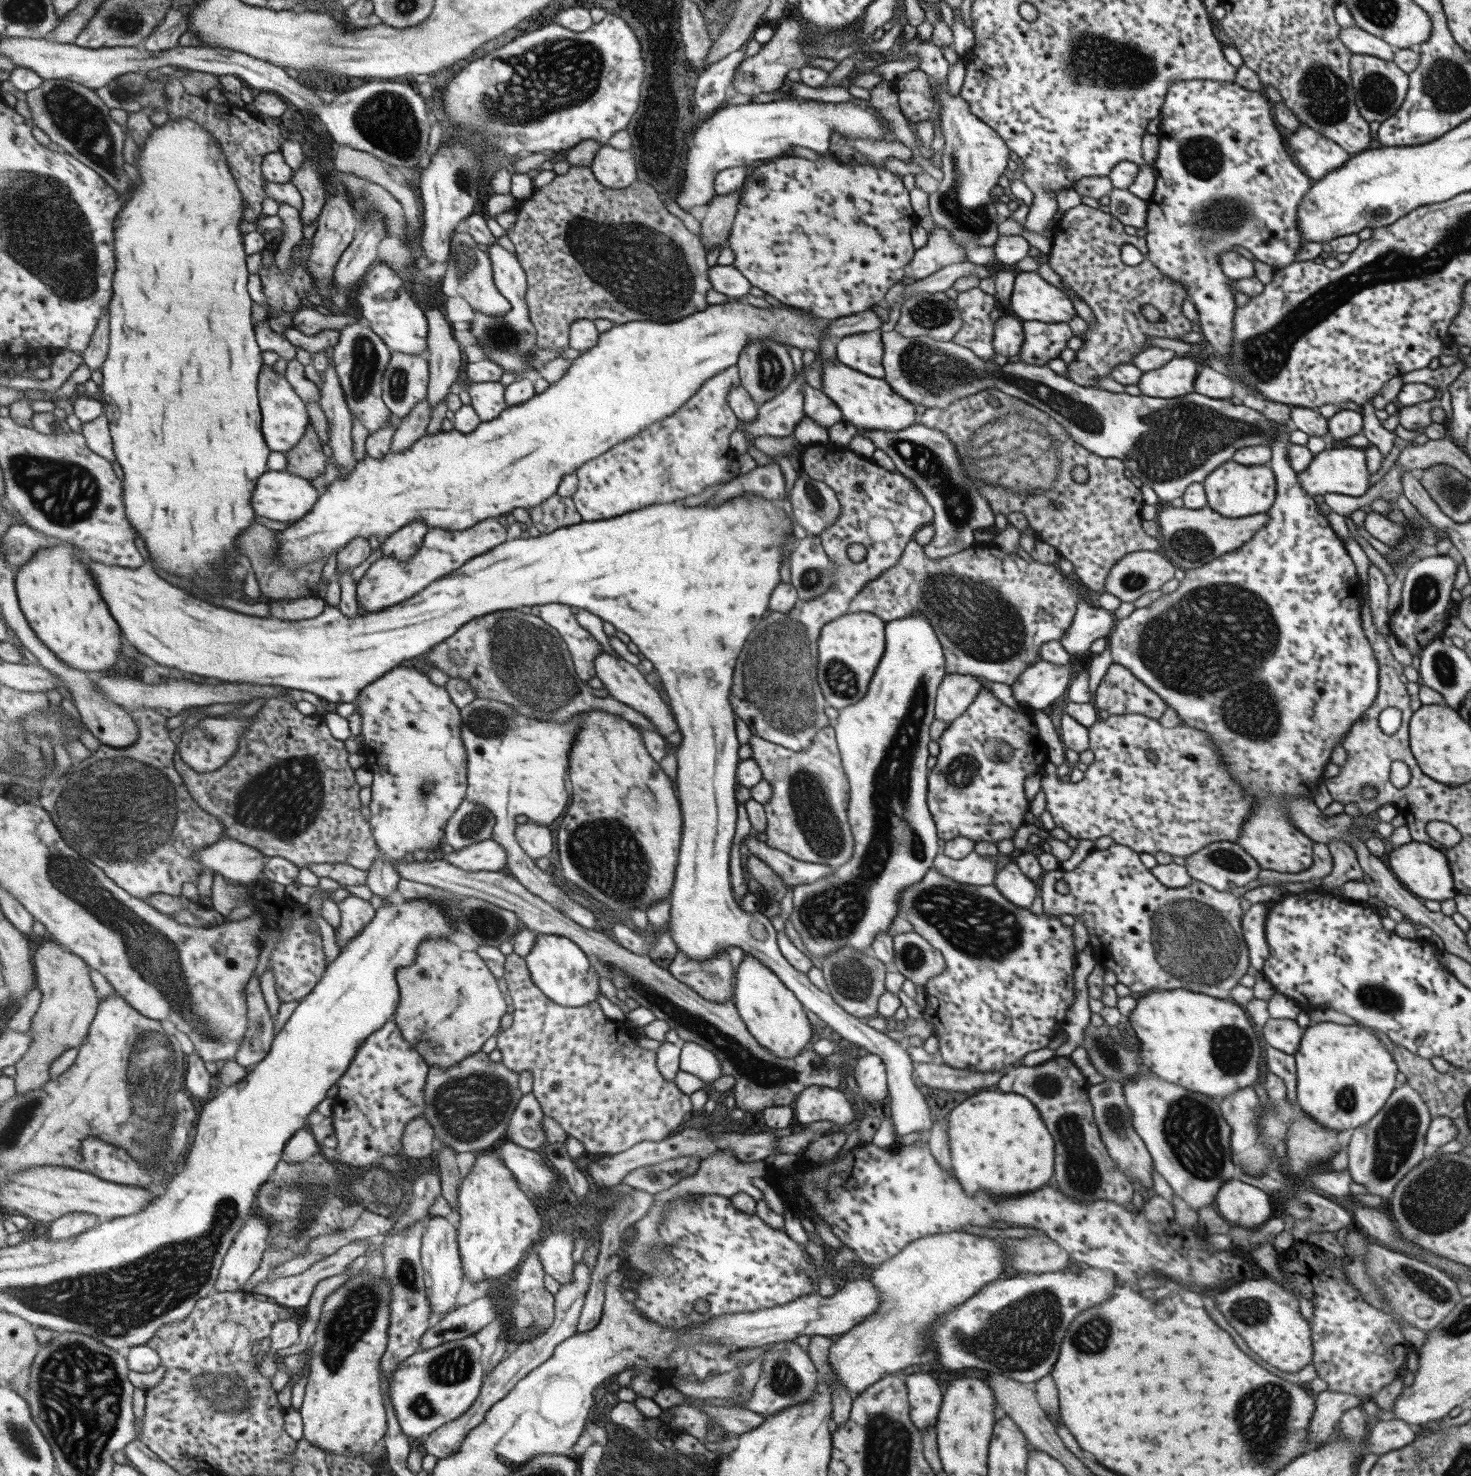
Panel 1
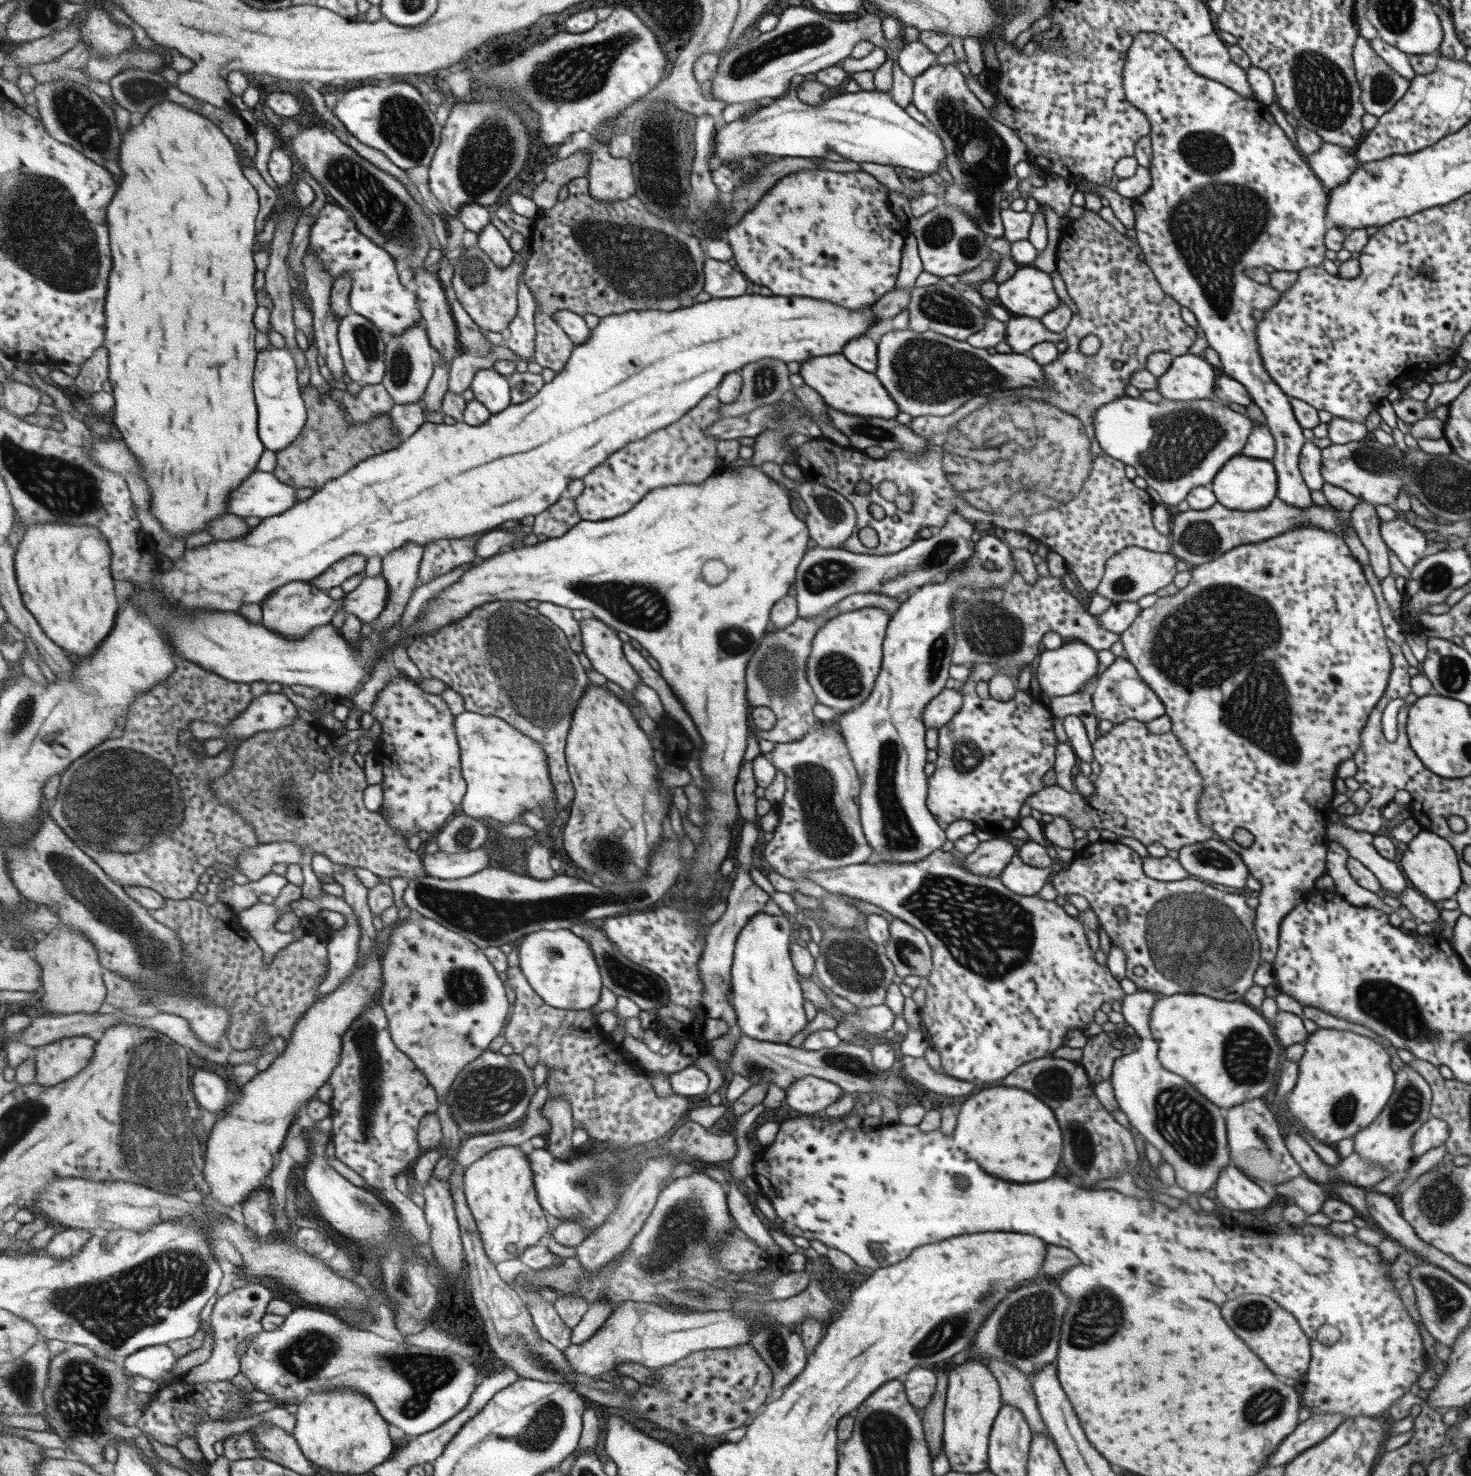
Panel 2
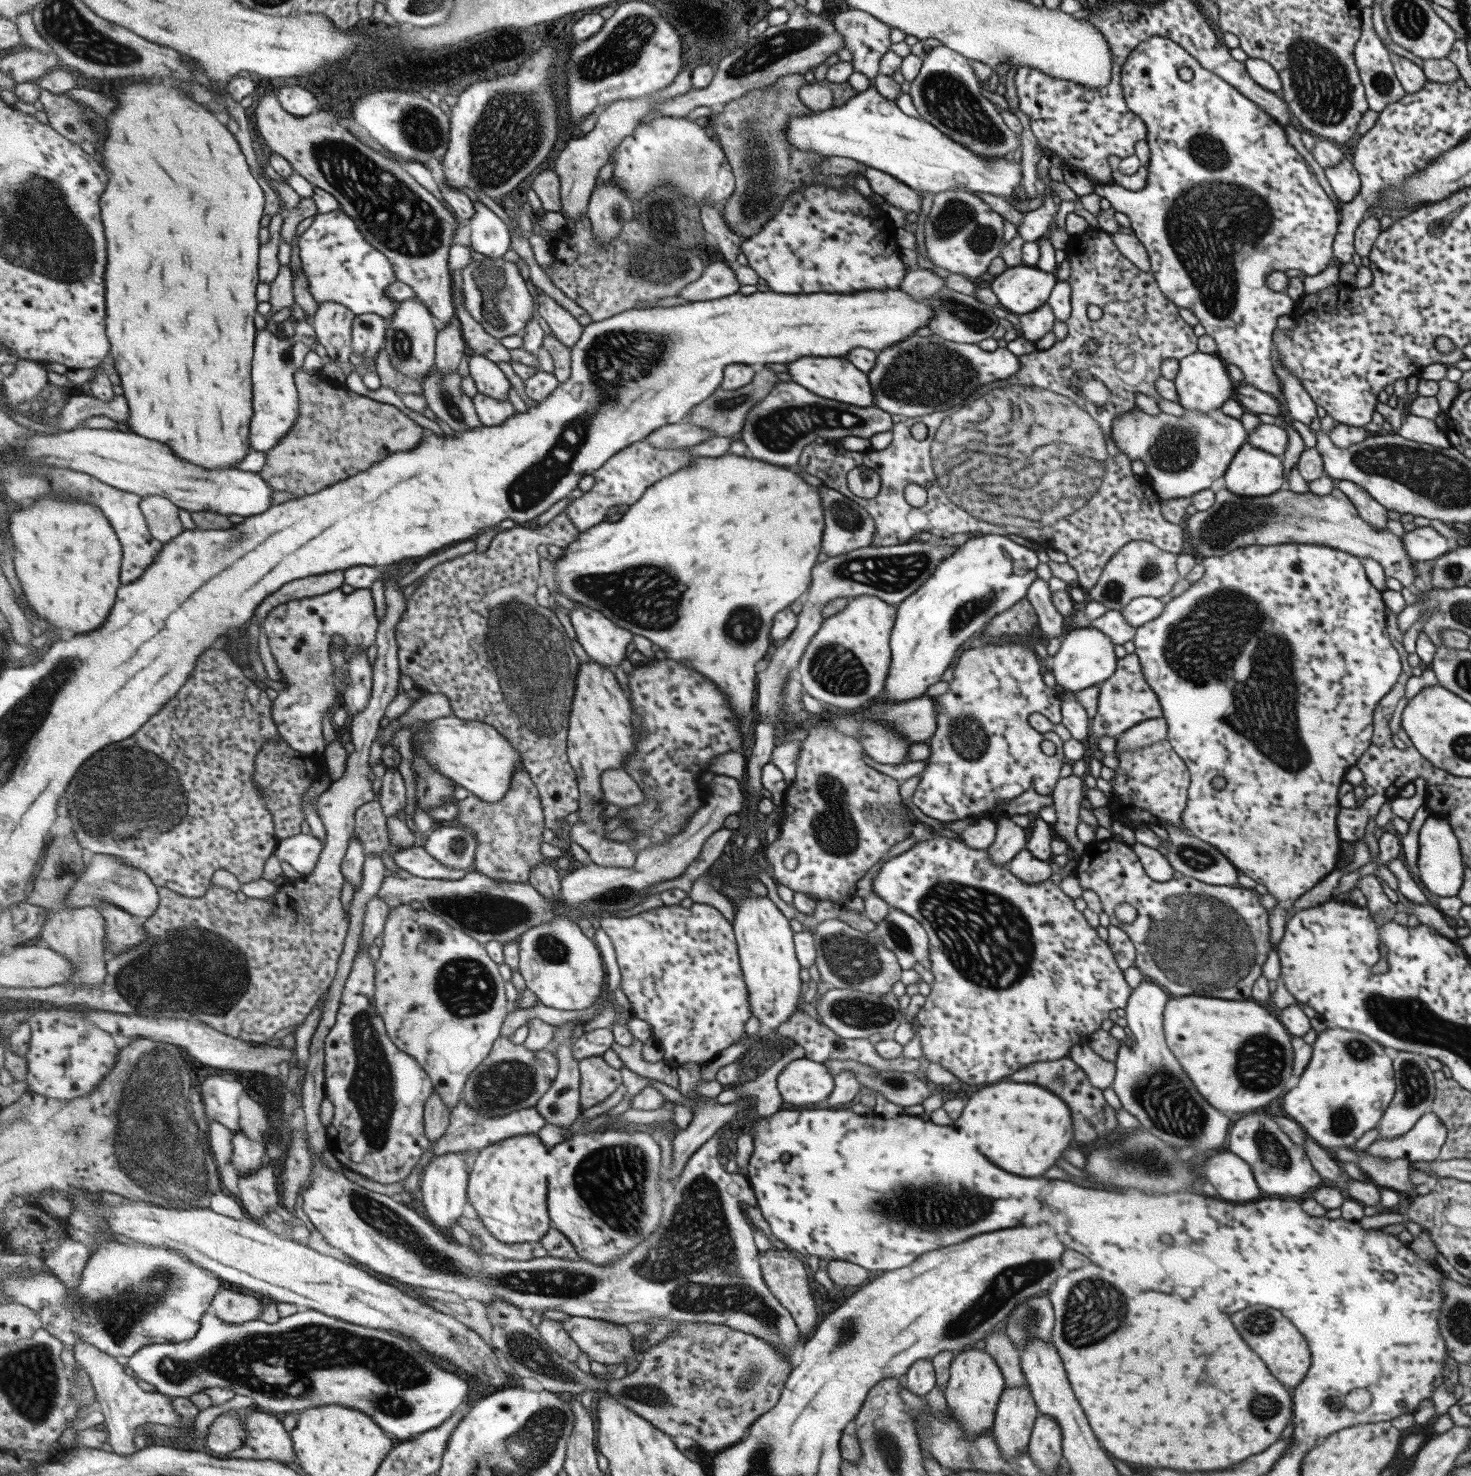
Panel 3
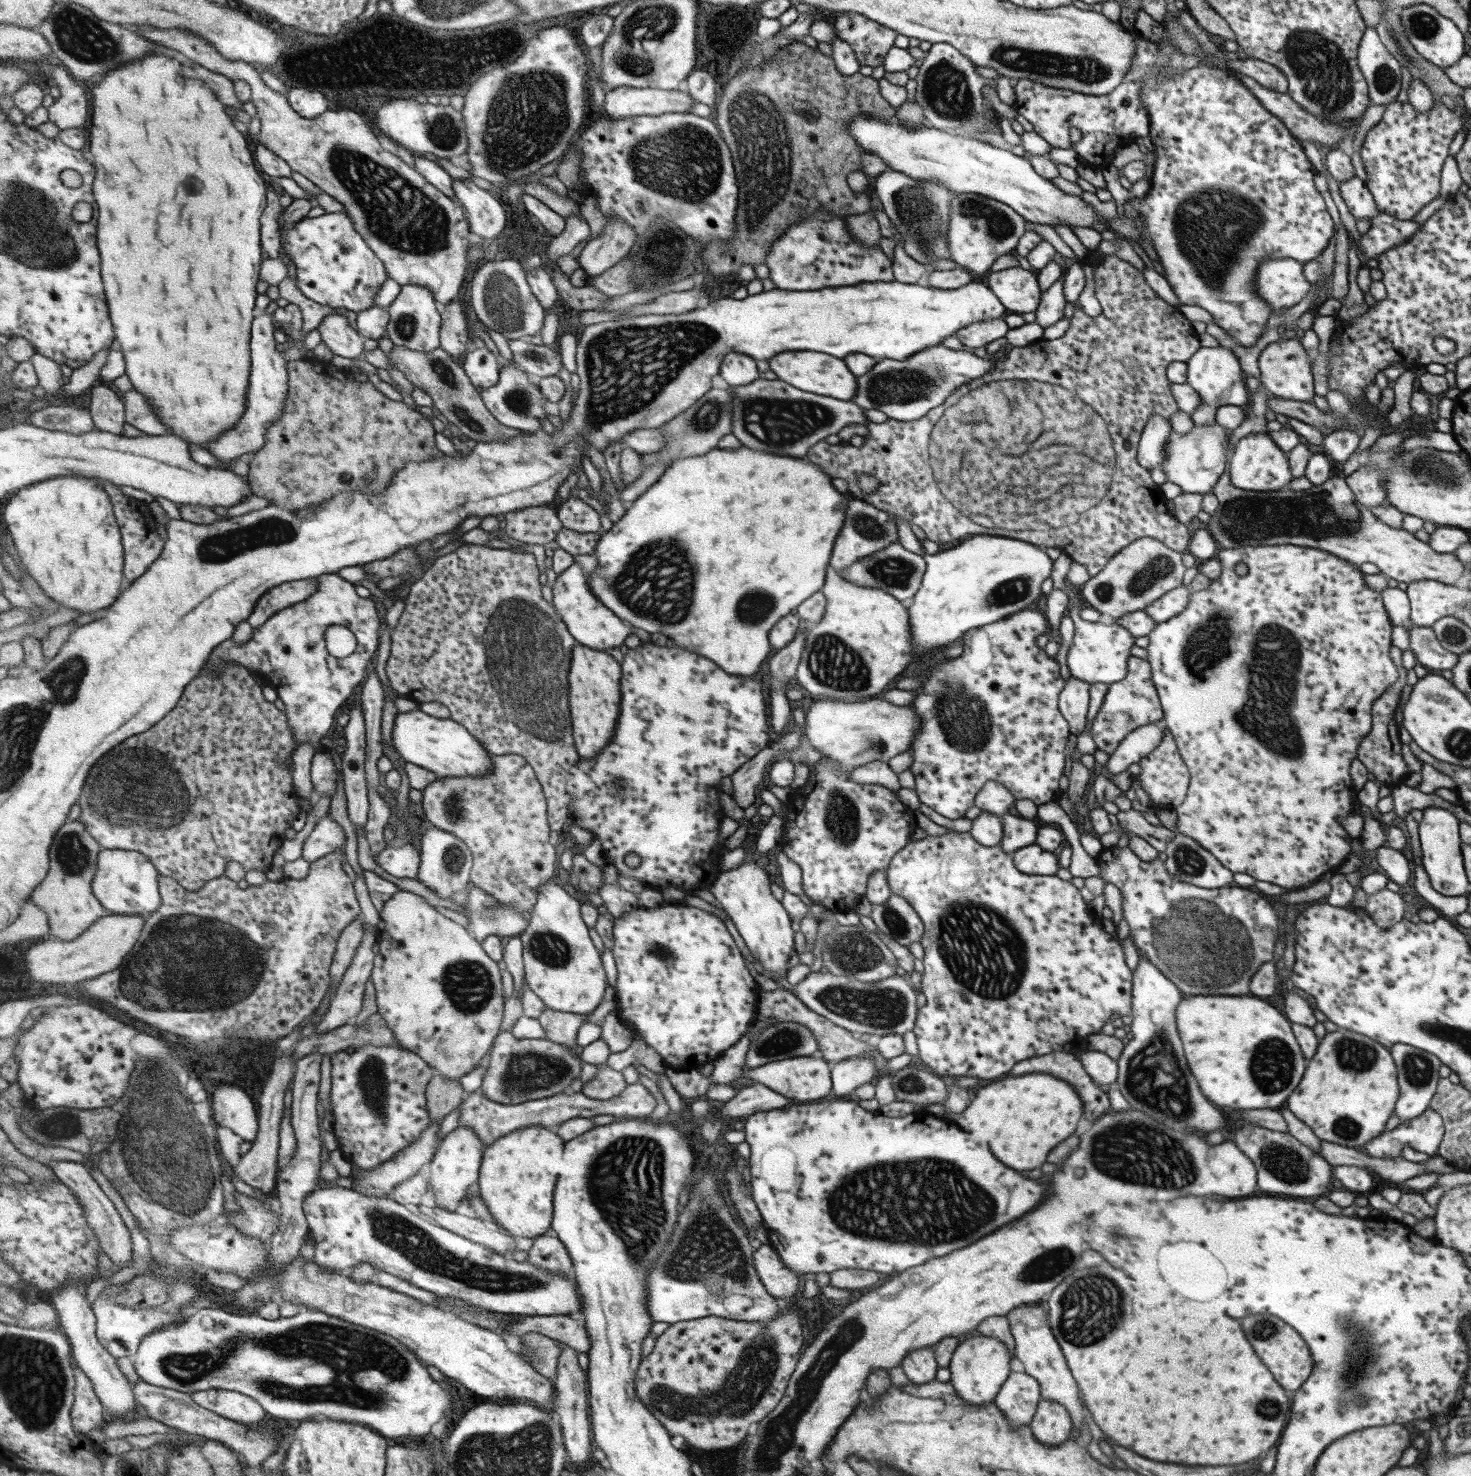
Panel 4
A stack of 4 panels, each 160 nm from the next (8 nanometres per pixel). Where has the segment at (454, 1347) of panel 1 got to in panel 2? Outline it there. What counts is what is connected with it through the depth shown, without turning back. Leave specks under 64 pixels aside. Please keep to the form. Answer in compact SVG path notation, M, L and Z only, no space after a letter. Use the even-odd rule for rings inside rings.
M299 1307L287 1315L279 1328L254 1335L245 1353L240 1354L240 1361L240 1372L248 1377L254 1388L272 1396L279 1403L300 1406L311 1393L336 1388L356 1390L375 1403L389 1424L415 1437L438 1429L461 1413L470 1404L480 1381L477 1378L479 1372L473 1366L474 1361L469 1362L461 1354L453 1354L446 1349L408 1345L407 1342L399 1344L397 1340L388 1340L375 1332L350 1325L342 1314L318 1307Z

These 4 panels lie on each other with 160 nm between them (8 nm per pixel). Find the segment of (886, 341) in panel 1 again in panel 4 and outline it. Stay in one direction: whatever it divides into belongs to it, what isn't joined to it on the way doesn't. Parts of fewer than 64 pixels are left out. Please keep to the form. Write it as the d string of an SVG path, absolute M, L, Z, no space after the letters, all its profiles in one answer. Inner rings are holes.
M938 344L916 352L905 360L877 360L863 376L856 378L855 394L850 401L863 409L881 410L889 419L916 421L932 408L938 407L958 386L979 378L995 361L1001 360L986 357L977 357L969 349L953 350ZM1193 423L1191 431L1187 431L1185 435L1179 435L1170 429L1169 440L1166 442L1166 460L1160 466L1161 470L1167 477L1167 482L1172 482L1181 487L1183 493L1195 493L1203 495L1211 492L1215 486L1217 479L1221 473L1226 470L1228 464L1229 454L1231 451L1227 450L1227 437L1231 430L1227 430L1217 423L1200 424L1197 426Z

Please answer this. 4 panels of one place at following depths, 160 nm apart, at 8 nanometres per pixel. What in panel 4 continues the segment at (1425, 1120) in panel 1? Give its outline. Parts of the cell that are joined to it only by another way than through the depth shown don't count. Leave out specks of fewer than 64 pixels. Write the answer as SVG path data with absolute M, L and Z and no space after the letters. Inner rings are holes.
M1406 1044L1391 1045L1389 1050L1396 1067L1398 1084L1398 1097L1394 1104L1393 1114L1396 1114L1399 1122L1402 1123L1418 1117L1428 1107L1436 1091L1437 1069L1439 1069L1440 1062L1433 1054Z

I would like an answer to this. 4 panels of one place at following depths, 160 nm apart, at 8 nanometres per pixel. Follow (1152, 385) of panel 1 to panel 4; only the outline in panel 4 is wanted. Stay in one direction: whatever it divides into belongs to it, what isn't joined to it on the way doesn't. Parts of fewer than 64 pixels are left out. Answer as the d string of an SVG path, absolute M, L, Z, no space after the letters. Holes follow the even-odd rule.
M1216 346L1203 348L1199 347L1197 352L1192 354L1186 364L1186 383L1193 388L1202 398L1202 404L1198 406L1189 416L1194 424L1208 424L1214 422L1216 408L1225 405L1244 406L1249 403L1249 392L1245 387L1245 373L1235 354L1226 347Z

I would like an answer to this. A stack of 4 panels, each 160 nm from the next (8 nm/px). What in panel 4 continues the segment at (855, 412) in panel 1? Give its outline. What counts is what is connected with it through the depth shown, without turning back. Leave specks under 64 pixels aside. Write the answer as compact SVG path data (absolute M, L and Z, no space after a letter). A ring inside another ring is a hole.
M809 350L783 352L783 354L777 354L775 358L768 358L767 366L777 376L777 379L799 390L821 394L821 396L828 396L842 401L849 401L855 394L855 376L845 368L843 360L831 358L827 354L815 354L815 352L809 352Z

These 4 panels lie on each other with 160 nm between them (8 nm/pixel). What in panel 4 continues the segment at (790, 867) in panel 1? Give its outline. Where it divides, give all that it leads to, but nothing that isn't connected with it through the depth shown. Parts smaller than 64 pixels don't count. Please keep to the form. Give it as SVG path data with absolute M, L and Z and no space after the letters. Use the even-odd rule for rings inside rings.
M952 830L946 831L940 836L926 835L924 838L919 840L909 840L907 844L898 850L889 861L886 869L886 879L889 885L890 891L894 895L902 896L909 905L913 907L913 910L917 913L917 916L922 922L923 932L921 935L920 944L923 948L923 972L920 978L920 992L925 997L925 1004L917 1010L915 1016L915 1023L913 1026L913 1033L915 1034L916 1046L917 1046L917 1056L921 1059L924 1065L927 1065L935 1075L940 1076L974 1076L978 1080L988 1079L995 1080L1006 1076L1008 1070L1011 1070L1017 1062L1023 1060L1029 1060L1033 1056L1045 1056L1050 1052L1061 1051L1066 1053L1078 1054L1085 1050L1086 1038L1091 1034L1100 1033L1101 1027L1107 1023L1107 1020L1115 1014L1115 1016L1128 1016L1130 1015L1130 990L1132 987L1132 972L1129 971L1125 961L1123 961L1123 953L1117 938L1109 935L1101 929L1100 919L1094 917L1093 913L1088 910L1086 902L1080 897L1079 889L1071 885L1069 881L1061 880L1056 874L1055 875L1036 875L1036 874L1023 874L1019 872L1012 863L1012 853L1005 852L1001 850L999 845L995 846L981 846L968 832L956 832Z

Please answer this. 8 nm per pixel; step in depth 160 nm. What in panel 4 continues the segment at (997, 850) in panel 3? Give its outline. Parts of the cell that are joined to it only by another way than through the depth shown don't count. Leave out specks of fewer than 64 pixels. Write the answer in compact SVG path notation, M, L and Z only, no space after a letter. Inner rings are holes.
M1005 813L1001 816L1002 839L999 846L1001 850L1012 853L1019 847L1026 847L1034 843L1037 828L1029 819Z

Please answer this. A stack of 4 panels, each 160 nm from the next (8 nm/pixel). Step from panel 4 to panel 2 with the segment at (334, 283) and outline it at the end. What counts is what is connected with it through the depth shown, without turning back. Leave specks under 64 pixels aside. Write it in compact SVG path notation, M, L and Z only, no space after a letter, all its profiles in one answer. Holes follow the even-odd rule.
M327 204L318 214L311 228L310 250L322 260L326 271L337 280L342 274L350 274L353 286L350 292L352 312L369 318L379 327L385 337L400 335L409 327L423 323L423 316L417 310L418 295L407 291L400 278L396 260L374 239L358 229L357 222L349 218L349 214L339 204Z

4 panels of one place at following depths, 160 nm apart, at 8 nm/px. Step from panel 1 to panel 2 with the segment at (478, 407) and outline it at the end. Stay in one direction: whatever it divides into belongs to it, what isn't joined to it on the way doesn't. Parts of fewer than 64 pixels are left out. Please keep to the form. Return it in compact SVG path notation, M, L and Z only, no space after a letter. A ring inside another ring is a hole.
M495 367L479 369L470 387L474 390L475 399L483 402L493 415L514 404L509 376Z

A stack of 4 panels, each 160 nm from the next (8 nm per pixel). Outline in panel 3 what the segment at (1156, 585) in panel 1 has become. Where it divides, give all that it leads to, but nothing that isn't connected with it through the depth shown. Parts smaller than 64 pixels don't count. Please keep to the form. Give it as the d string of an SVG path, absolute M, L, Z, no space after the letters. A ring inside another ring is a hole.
M1127 542L1127 545L1118 549L1117 553L1109 558L1095 586L1085 593L1089 594L1091 600L1105 606L1107 610L1116 611L1121 610L1130 600L1138 597L1158 599L1169 595L1169 591L1179 580L1179 574L1176 571L1177 558L1177 555L1159 550L1149 542Z

